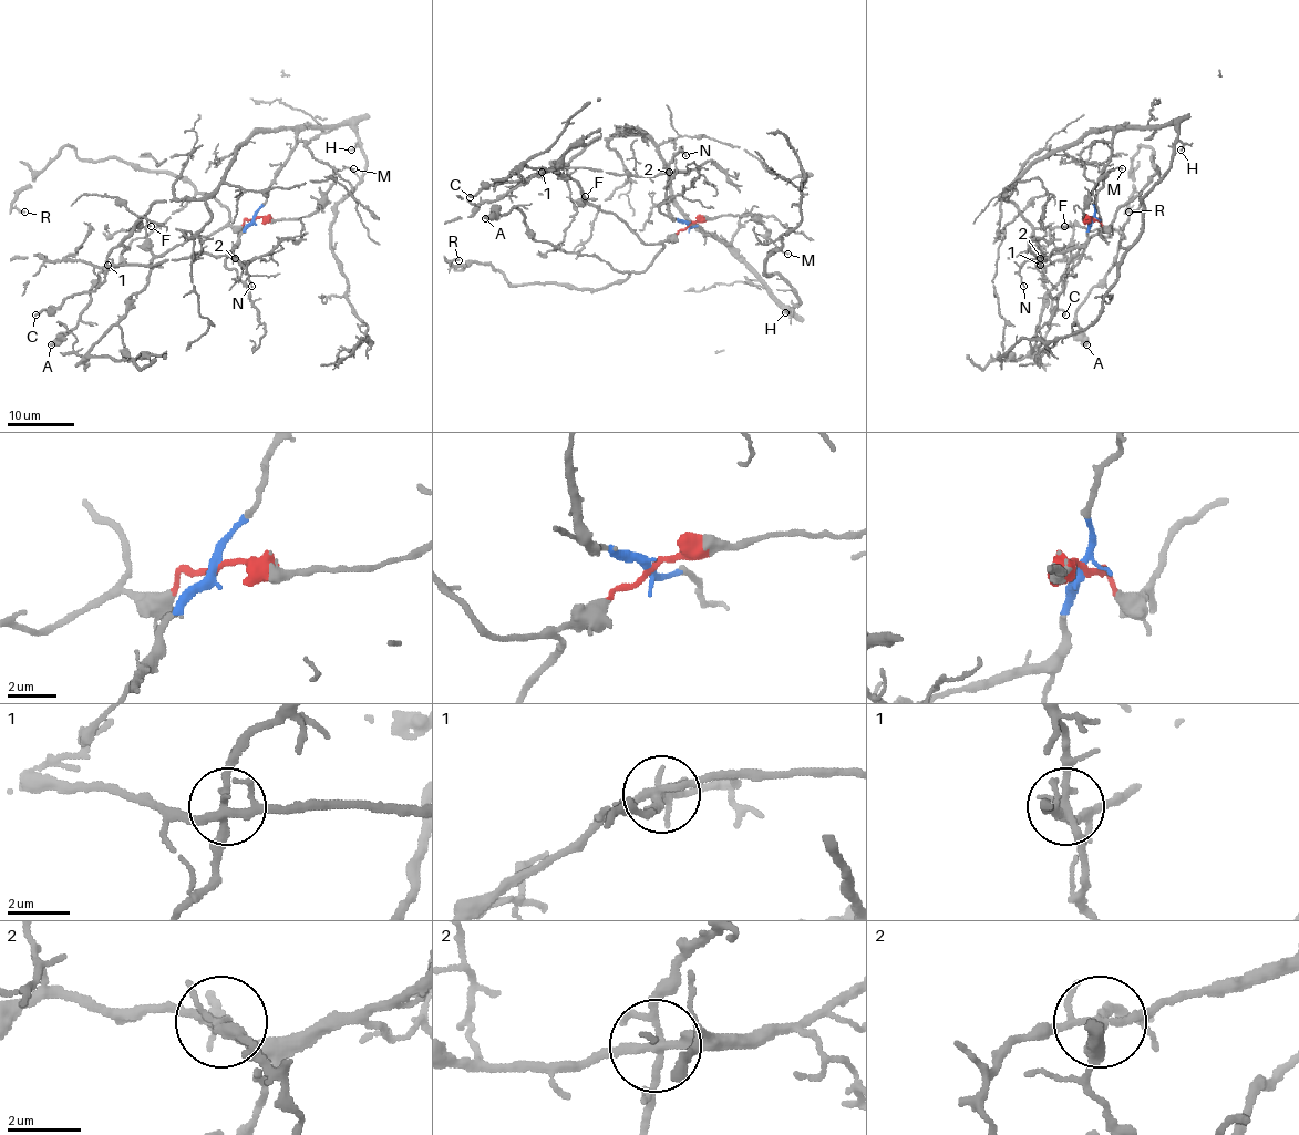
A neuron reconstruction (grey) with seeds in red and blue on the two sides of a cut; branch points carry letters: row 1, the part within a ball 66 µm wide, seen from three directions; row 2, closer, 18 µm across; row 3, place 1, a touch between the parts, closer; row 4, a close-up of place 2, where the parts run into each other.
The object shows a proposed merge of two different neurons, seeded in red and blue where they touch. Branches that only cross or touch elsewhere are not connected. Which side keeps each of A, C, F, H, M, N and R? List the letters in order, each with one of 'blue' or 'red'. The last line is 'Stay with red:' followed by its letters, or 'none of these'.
A: red
C: blue
F: red
H: blue
M: red
N: blue
R: red
Stay with red: A, F, M, R

